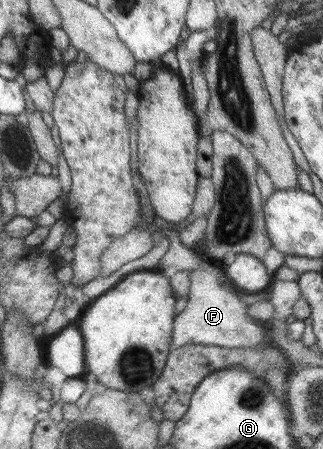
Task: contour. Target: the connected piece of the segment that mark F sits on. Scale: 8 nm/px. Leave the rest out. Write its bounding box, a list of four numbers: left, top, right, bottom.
[171,253,264,350]

